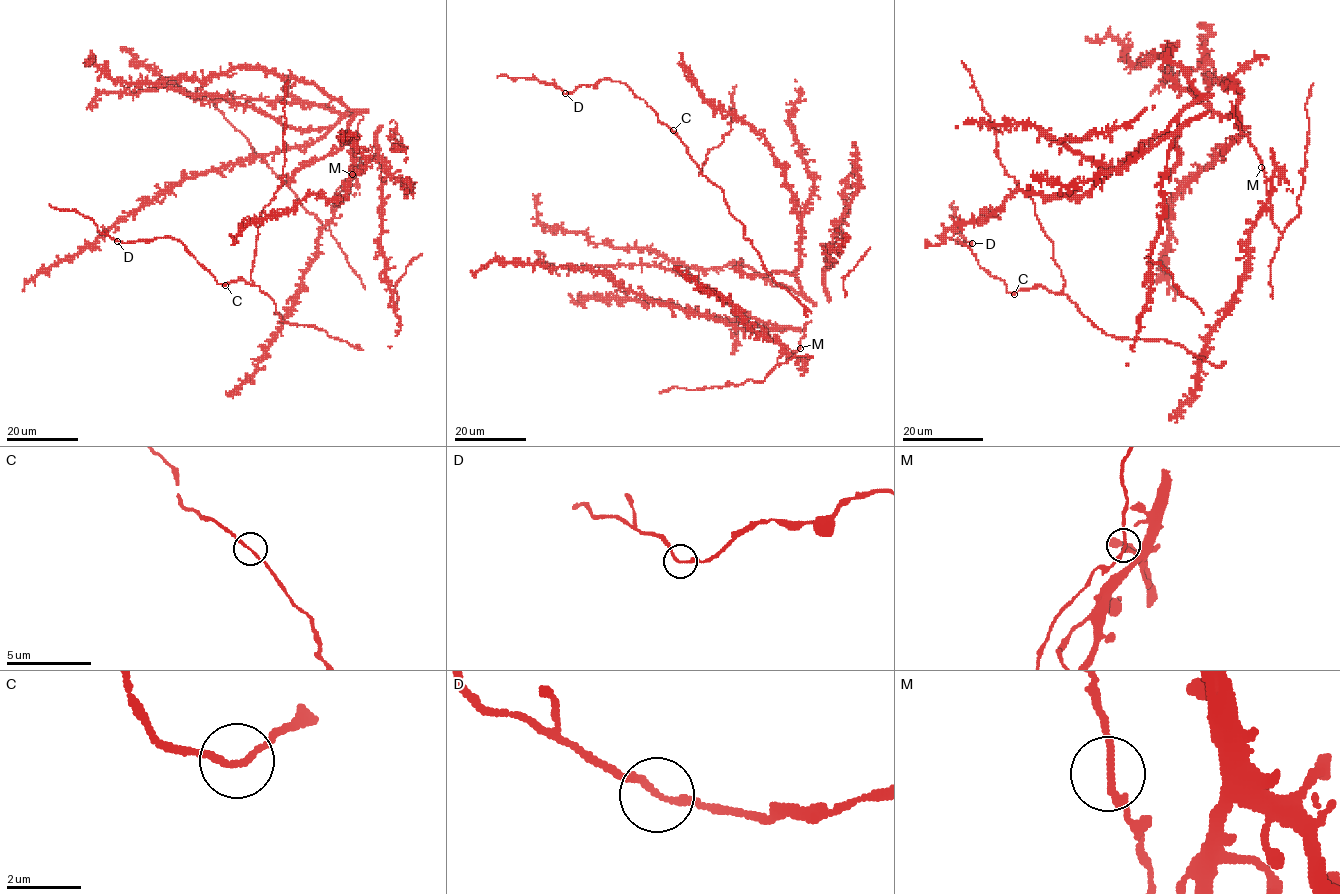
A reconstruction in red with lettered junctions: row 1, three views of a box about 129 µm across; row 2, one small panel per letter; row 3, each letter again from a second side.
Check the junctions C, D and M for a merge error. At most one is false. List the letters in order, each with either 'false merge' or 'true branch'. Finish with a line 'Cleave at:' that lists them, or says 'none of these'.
C: true branch
D: false merge
M: true branch
Cleave at: D

